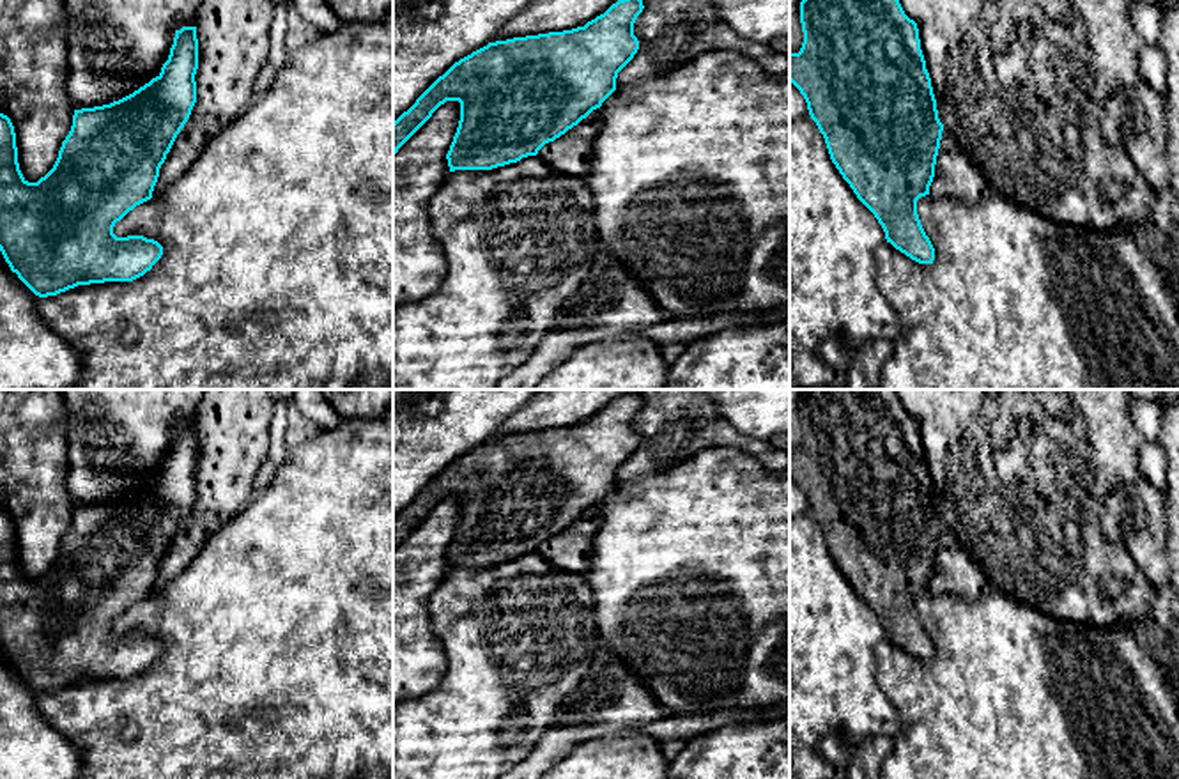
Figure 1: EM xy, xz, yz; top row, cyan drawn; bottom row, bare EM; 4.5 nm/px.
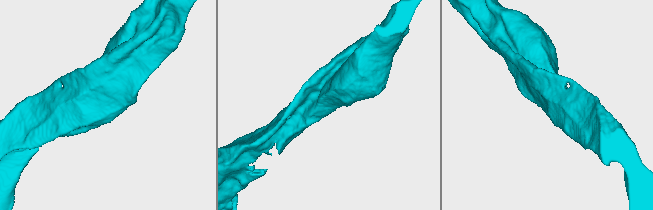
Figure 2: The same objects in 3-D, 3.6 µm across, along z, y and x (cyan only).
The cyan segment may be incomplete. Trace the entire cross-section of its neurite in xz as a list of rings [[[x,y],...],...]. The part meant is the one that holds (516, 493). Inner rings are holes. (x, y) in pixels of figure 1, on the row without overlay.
[[[632,391],[584,423],[489,439],[460,455],[393,519],[393,552],[446,497],[460,499],[458,524],[446,551],[450,568],[492,567],[536,552],[616,487],[618,469],[639,446],[634,420],[643,405],[639,391]]]

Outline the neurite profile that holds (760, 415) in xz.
[[[703,390],[742,436],[768,441],[790,434],[790,390]]]

